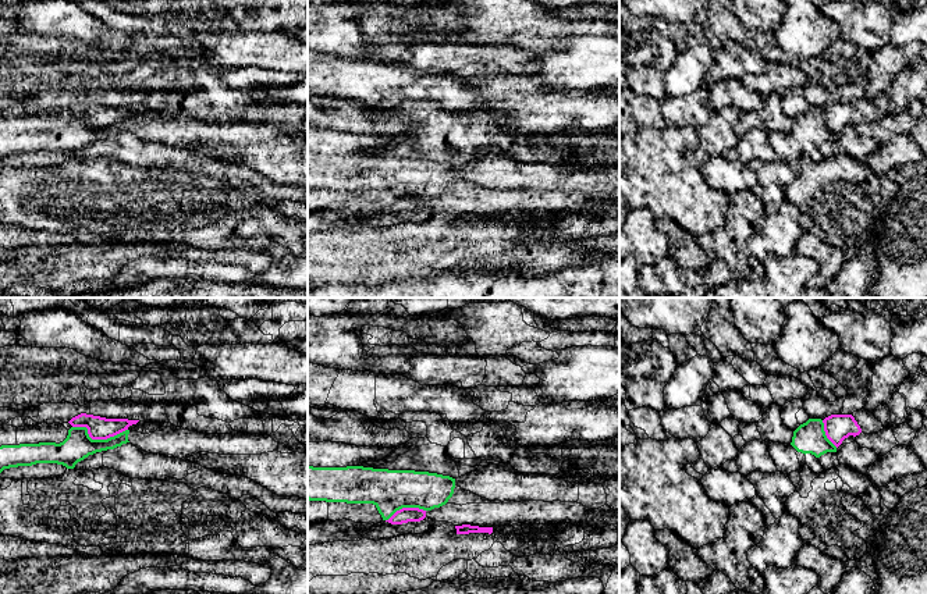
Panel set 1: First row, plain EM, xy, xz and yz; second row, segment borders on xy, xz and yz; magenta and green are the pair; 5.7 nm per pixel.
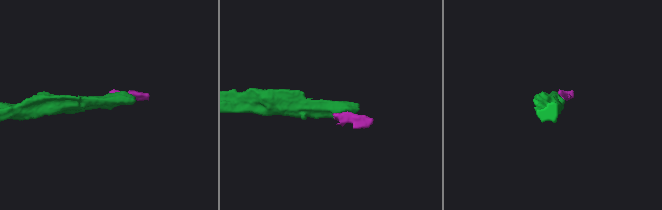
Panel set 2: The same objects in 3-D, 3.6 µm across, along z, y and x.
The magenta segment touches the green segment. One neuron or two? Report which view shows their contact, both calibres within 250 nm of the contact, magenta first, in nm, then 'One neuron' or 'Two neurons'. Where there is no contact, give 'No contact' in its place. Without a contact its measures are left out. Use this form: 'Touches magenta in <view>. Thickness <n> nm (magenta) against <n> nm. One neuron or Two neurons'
Touches magenta in xy. Thickness 130 nm (magenta) against 160 nm. Two neurons

